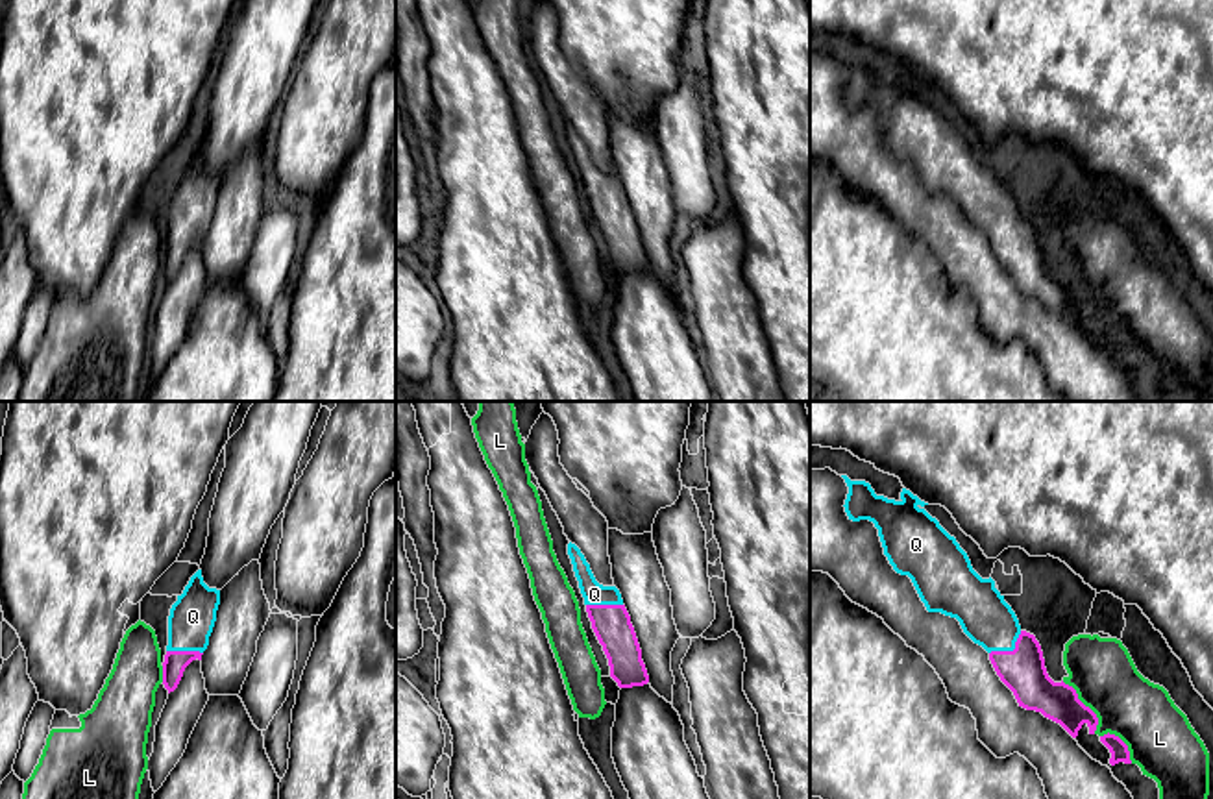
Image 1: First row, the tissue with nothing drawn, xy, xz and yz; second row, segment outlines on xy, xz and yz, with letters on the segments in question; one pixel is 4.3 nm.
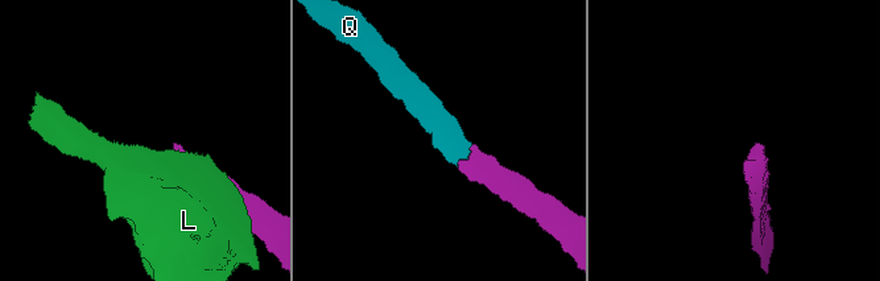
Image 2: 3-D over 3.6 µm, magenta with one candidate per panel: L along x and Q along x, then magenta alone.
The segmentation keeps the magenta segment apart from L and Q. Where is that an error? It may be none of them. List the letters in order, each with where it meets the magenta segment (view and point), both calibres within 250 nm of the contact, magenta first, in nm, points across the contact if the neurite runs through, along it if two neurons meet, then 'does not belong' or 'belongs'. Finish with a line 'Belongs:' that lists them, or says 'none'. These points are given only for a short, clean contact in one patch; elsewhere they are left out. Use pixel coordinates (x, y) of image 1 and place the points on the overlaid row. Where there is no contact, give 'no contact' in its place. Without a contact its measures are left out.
L: contact yz (1084, 705); calibres 180 and 280 nm; does not belong
Q: contact yz (1010, 651); calibres 190 and 220 nm; way yz (1023, 670), (1010, 651), (986, 618); belongs
Belongs: Q

